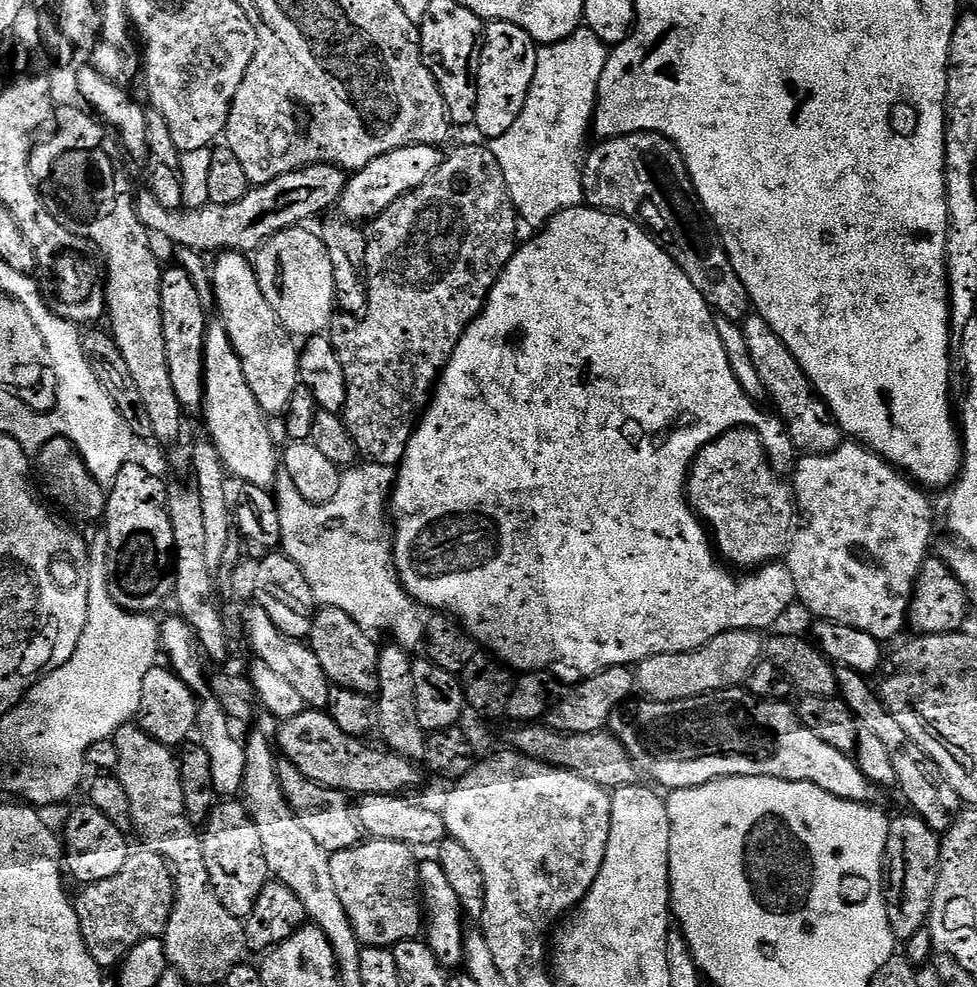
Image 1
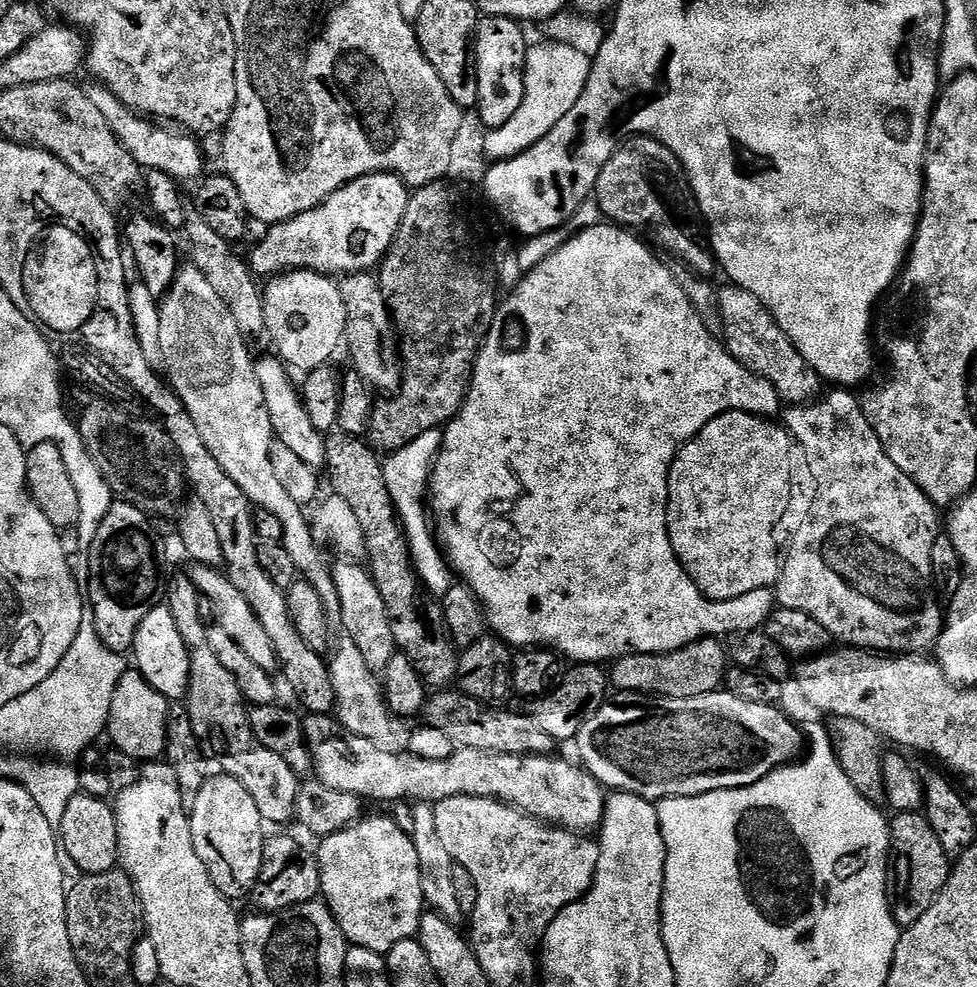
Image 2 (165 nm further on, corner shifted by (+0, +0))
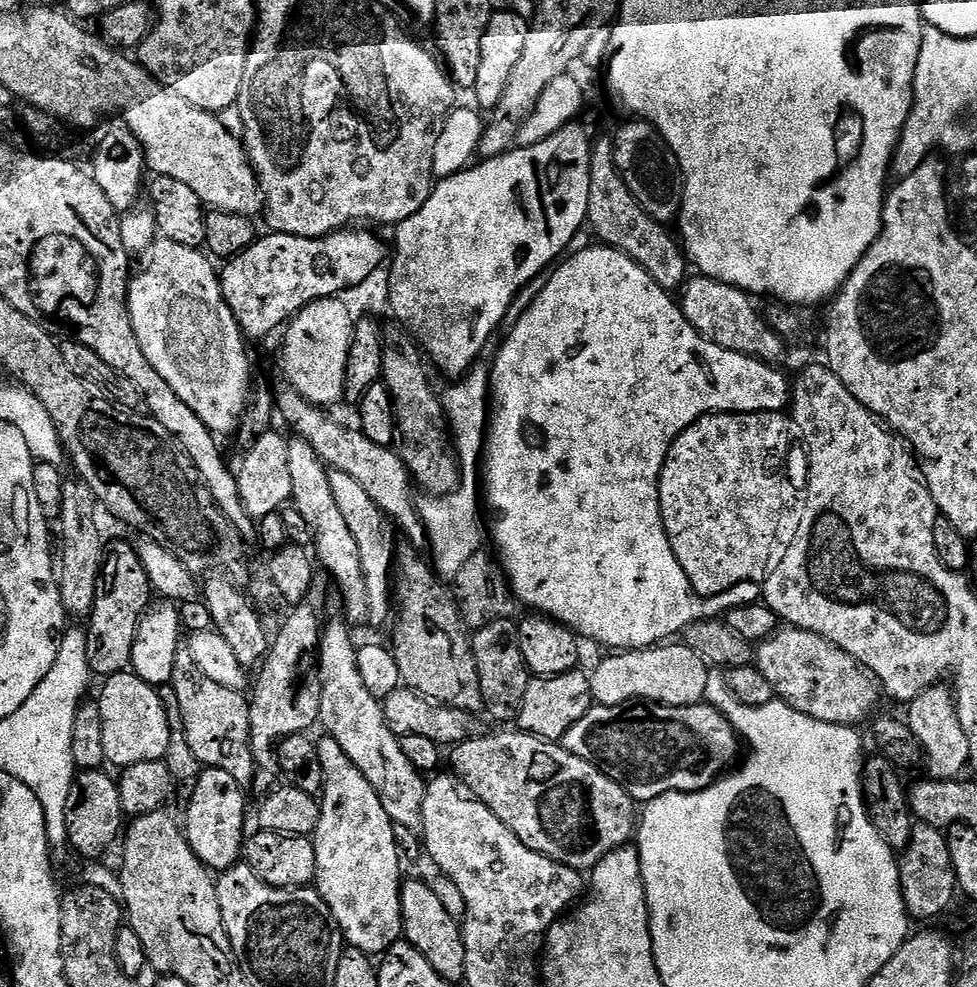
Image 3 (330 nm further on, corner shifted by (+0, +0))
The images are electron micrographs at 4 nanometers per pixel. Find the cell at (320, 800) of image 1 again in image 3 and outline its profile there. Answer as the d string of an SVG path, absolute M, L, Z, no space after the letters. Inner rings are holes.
M181 646L174 658L174 674L172 675L171 684L178 694L178 706L182 710L186 742L190 742L190 750L194 750L194 758L198 758L201 765L226 770L231 777L237 779L238 783L248 786L248 783L252 780L252 775L257 775L258 769L251 754L251 710L245 693L235 692L226 686L218 686L218 682L206 678L206 674L202 674L202 670L198 670L198 666L186 646Z

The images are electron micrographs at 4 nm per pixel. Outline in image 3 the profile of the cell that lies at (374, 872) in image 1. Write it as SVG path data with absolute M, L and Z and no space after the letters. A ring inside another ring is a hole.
M324 734L321 737L319 737L316 749L318 762L322 762L324 787L319 797L318 826L310 837L316 859L314 887L326 902L326 906L330 906L330 914L334 914L336 925L339 926L347 947L357 948L369 954L383 954L388 948L398 943L404 935L402 898L400 897L402 887L400 848L396 845L398 829L393 824L390 814L386 814L386 806L382 806L374 786L370 786L366 774L362 774L362 770L358 770L358 766L350 762L346 750L338 746L333 736Z

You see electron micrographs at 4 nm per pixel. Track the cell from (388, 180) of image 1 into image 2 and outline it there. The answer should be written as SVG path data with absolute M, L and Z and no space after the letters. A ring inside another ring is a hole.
M375 172L358 178L330 194L330 198L323 200L314 210L306 210L294 218L271 225L250 255L250 267L260 278L275 278L293 270L323 272L326 276L343 278L352 276L355 272L375 269L387 256L388 249L394 242L396 231L406 214L409 195L408 185L390 172Z

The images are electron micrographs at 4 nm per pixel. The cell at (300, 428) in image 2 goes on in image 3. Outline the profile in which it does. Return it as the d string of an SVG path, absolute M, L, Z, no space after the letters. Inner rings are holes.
M332 470L329 471L328 478L338 510L342 513L354 542L358 542L358 559L362 561L362 574L366 578L366 590L370 598L368 614L371 623L384 624L388 620L390 577L394 572L394 543L392 544L392 536L388 533L390 521L374 502L374 498L370 498L370 494L366 494L366 489L355 478L350 478L350 474Z

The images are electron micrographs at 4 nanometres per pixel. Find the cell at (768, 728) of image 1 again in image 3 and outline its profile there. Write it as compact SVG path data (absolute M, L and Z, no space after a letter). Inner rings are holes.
M633 702L618 706L596 704L568 732L566 747L578 758L600 768L637 802L647 802L667 792L700 792L715 784L737 763L742 741L734 725L711 704L701 702L675 708L669 704Z

